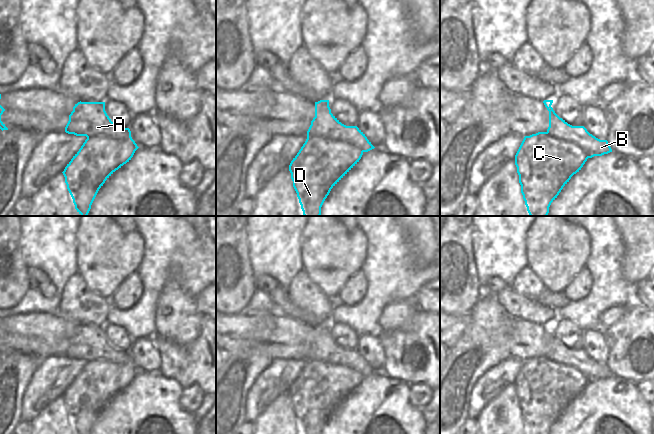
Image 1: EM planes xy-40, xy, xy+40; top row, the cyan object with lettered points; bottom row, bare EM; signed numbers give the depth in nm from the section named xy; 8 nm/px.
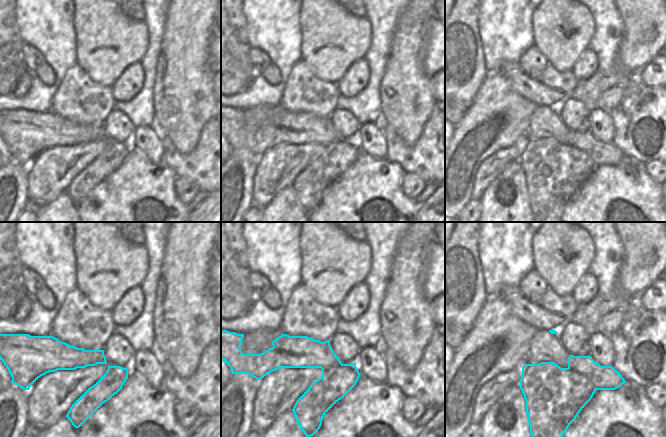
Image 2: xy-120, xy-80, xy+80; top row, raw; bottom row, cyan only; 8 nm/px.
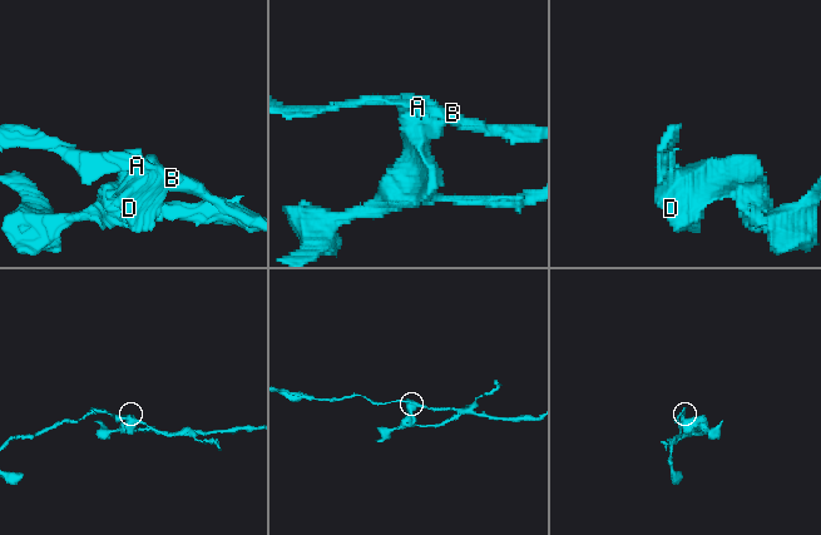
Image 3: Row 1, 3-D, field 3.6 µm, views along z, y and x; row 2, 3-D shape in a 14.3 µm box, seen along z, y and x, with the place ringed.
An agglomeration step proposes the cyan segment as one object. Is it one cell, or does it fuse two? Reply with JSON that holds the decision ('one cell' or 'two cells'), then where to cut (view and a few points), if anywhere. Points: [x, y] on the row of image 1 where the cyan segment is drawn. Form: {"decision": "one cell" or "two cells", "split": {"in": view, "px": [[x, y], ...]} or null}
{"decision": "two cells", "split": {"in": "xy", "px": [[307, 135], [321, 135], [340, 141], [347, 141], [363, 151]]}}

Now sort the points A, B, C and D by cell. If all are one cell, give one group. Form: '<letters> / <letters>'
A B / C D

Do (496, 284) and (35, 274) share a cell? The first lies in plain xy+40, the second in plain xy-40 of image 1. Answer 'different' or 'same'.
same

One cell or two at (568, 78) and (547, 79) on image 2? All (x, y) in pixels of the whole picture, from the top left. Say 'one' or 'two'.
one

